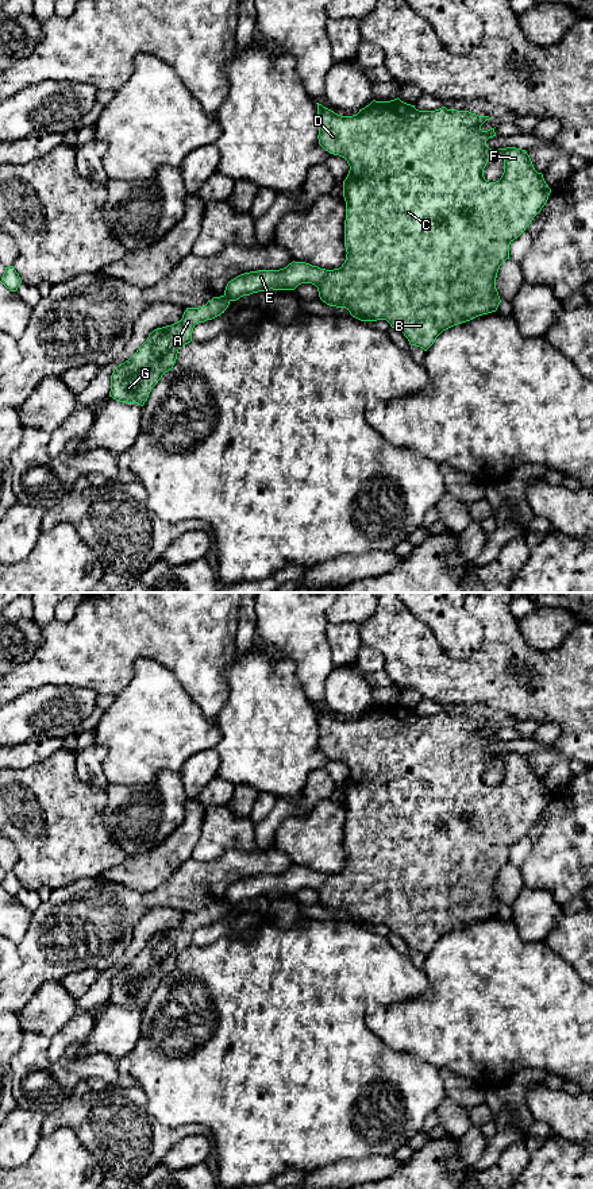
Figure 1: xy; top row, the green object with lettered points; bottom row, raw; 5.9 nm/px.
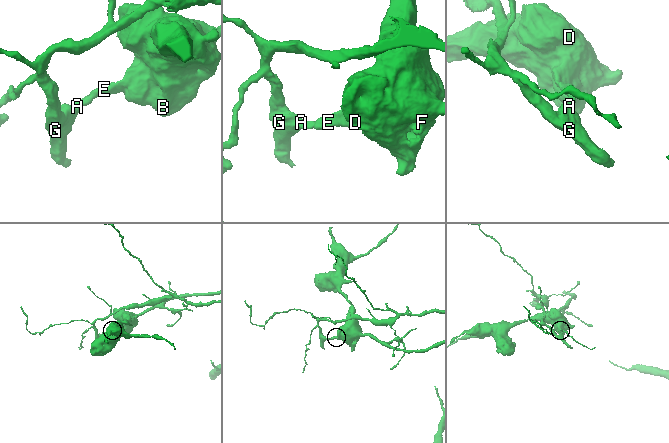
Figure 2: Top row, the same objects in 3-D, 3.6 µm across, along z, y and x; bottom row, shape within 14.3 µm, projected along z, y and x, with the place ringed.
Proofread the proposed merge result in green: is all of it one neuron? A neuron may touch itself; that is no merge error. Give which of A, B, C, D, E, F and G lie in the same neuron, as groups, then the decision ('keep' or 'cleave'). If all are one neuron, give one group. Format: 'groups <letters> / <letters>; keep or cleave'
groups A G / B C D E F; cleave

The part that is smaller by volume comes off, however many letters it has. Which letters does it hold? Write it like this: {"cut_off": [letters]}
{"cut_off": ["A", "G"]}

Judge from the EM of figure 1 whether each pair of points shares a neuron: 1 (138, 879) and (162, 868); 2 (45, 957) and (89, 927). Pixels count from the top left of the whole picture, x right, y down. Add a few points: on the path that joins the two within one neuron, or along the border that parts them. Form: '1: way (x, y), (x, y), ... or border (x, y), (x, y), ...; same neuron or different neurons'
1: way (143, 873), (157, 868); same neuron
2: way (56, 946), (72, 930), (79, 927); same neuron

